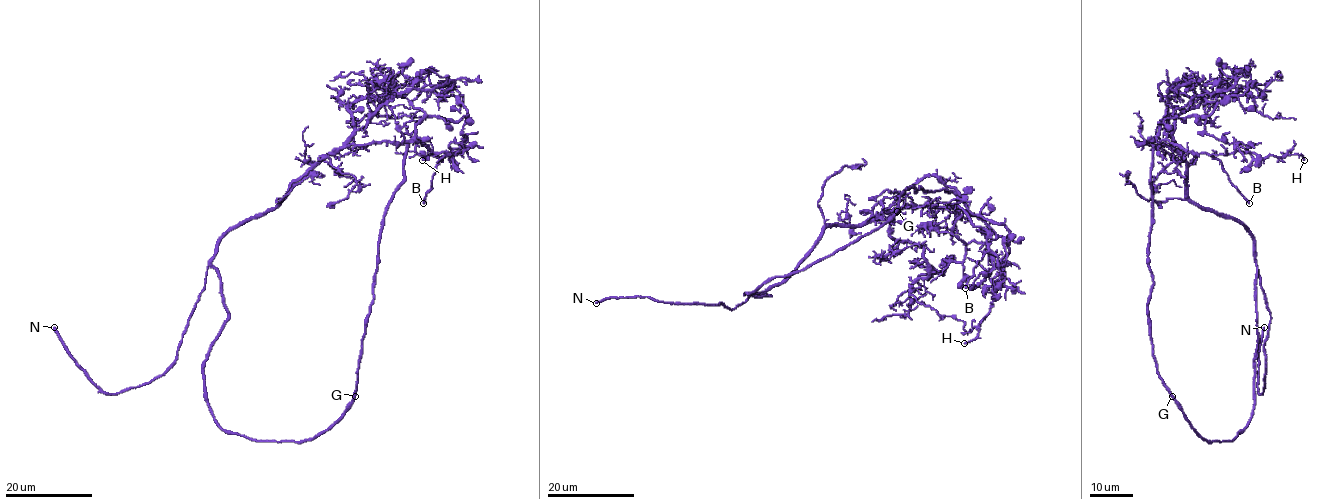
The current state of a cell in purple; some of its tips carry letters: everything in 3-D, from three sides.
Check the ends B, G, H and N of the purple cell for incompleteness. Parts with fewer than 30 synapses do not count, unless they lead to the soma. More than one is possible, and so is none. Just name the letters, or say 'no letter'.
N

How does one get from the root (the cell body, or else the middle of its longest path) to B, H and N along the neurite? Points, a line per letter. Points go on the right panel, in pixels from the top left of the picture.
B: (1202, 209), (1188, 196), (1186, 161), (1164, 145), (1136, 141), (1167, 139), (1187, 152), (1212, 154), (1249, 203)
H: (1202, 209), (1188, 196), (1186, 161), (1164, 145), (1136, 141), (1167, 139), (1192, 153), (1250, 151), (1304, 160)
N: (1202, 209), (1232, 216), (1253, 240), (1270, 314), (1264, 343), (1265, 386), (1259, 393), (1264, 327)

